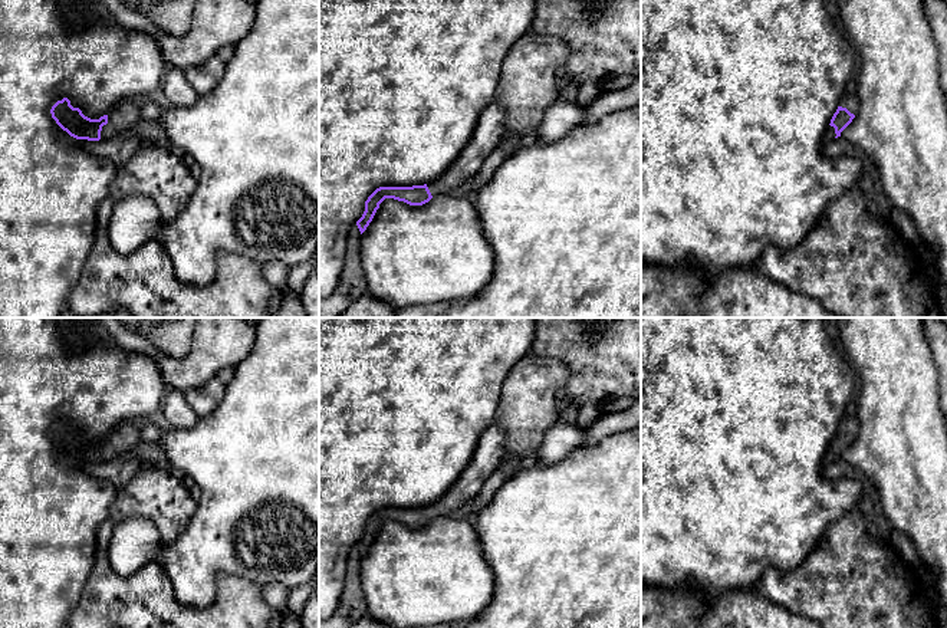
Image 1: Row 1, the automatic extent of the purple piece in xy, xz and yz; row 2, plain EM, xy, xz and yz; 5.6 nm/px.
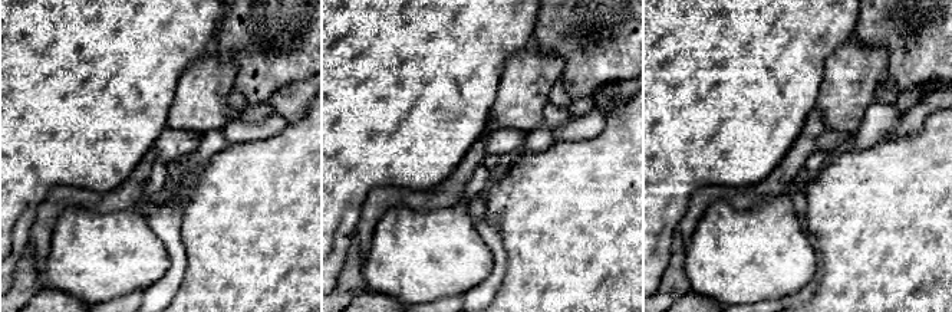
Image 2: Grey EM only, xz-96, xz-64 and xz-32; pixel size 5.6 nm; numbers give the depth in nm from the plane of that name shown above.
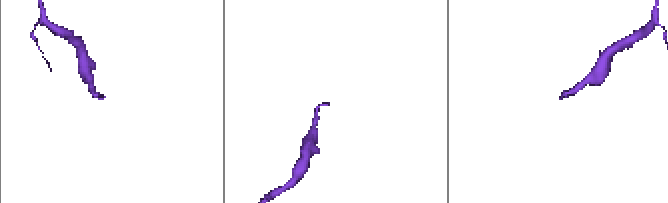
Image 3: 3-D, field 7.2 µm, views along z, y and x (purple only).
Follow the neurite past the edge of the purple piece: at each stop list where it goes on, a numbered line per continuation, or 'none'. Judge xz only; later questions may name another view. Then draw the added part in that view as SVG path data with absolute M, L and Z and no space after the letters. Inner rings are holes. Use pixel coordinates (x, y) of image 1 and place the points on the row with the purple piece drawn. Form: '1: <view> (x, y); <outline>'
1: xz (490, 128); M493 101L480 114L476 129L456 161L427 184L433 197L448 195L477 174L484 160L507 135L502 106Z

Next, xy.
1: xy (124, 115); M124 99L108 112L108 124L102 126L101 139L112 139L132 128L141 119L141 108L132 99Z

